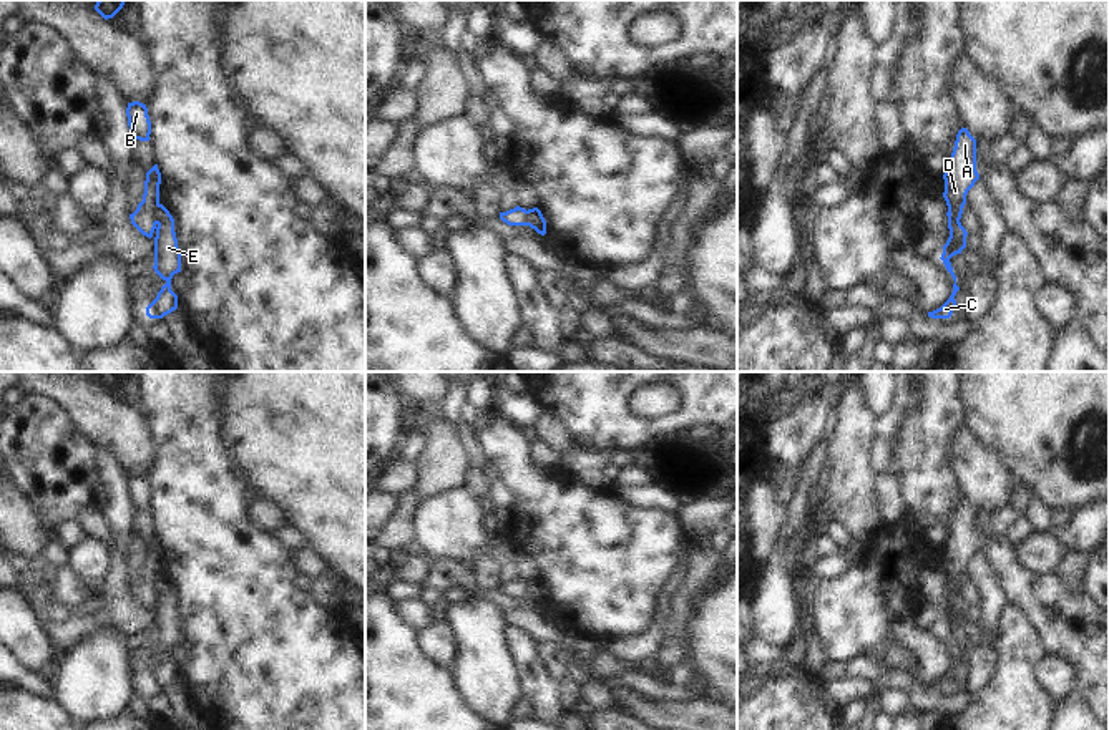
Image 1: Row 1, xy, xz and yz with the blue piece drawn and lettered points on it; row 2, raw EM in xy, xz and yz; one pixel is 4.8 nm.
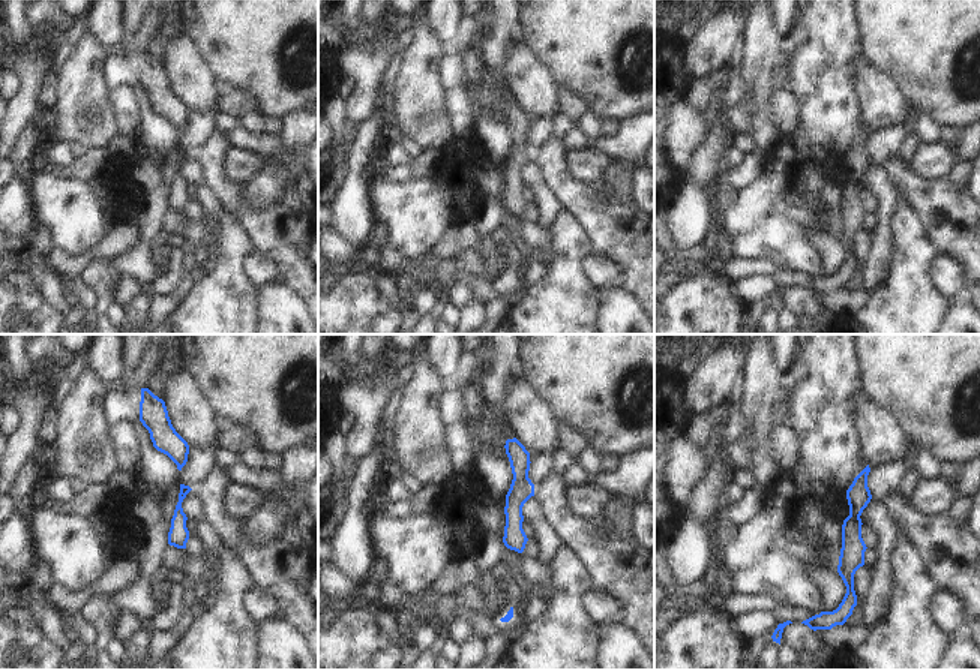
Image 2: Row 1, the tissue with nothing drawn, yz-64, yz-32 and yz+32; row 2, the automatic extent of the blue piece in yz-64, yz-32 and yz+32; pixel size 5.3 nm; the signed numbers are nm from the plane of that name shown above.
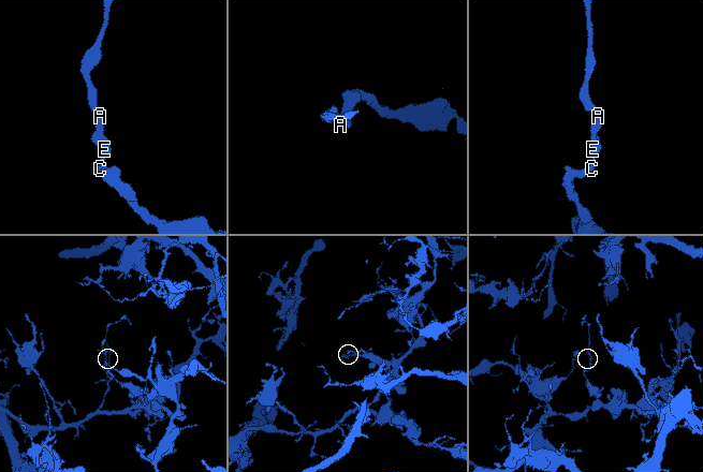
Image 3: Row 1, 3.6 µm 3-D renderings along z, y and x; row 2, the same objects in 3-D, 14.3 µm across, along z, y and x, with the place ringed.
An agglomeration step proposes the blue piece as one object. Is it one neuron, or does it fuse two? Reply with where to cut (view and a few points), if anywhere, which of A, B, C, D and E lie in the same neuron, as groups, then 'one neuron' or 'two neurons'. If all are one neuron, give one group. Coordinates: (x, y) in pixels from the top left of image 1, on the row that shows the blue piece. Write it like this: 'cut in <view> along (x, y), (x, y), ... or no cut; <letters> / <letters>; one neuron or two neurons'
cut in xy along (158, 203), (155, 223); A B D / C E; two neurons

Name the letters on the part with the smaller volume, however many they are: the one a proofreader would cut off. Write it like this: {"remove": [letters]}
{"remove": ["A", "B", "D"]}

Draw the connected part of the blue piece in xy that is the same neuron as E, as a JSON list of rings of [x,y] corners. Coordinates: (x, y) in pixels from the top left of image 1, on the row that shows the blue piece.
[[[158,204],[154,209],[154,272],[166,282],[156,299],[146,307],[149,319],[163,319],[178,309],[178,295],[171,290],[171,279],[181,272],[181,252],[174,232],[174,219],[169,211]]]

